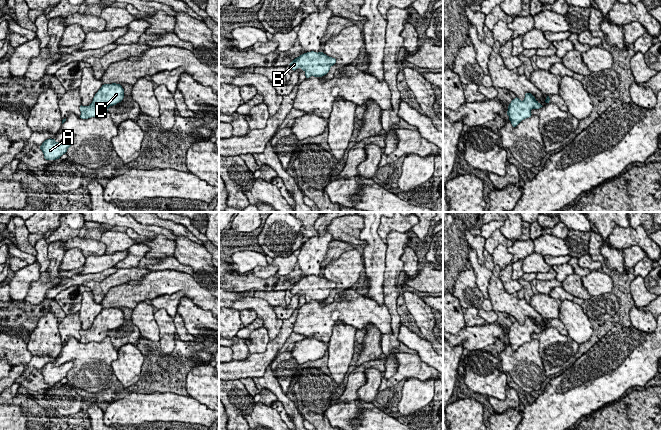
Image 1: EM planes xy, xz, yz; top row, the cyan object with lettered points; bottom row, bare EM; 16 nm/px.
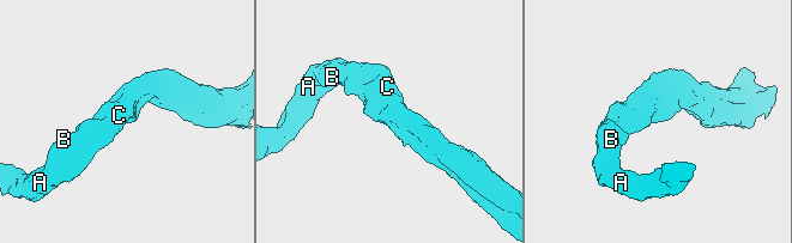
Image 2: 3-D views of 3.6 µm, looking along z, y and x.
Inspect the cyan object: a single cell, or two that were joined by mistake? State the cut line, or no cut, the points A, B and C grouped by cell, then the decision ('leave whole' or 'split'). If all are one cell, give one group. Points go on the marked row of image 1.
cut none; groups A B C; leave whole

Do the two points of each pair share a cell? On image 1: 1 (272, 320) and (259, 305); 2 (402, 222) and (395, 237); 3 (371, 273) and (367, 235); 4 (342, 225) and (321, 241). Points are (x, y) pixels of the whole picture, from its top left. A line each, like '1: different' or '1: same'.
1: same
2: different
3: same
4: different

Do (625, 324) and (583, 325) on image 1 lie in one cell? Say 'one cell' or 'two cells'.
two cells

